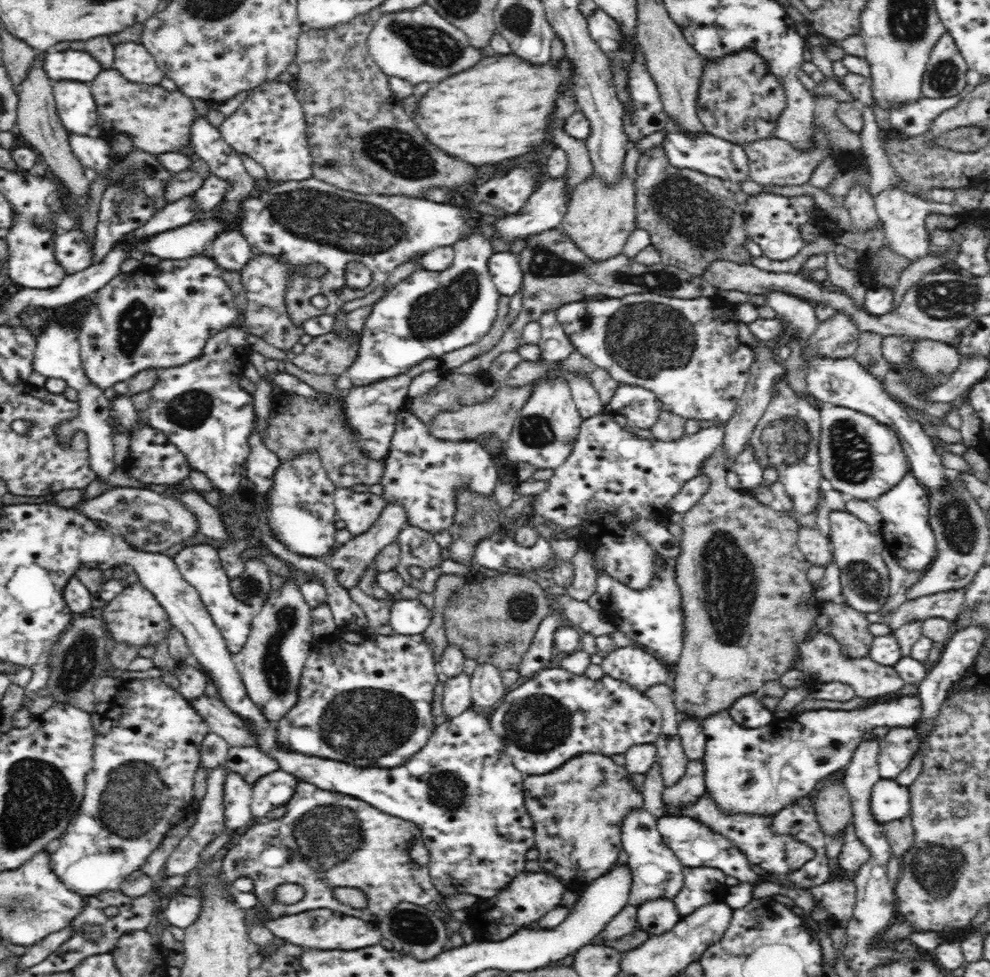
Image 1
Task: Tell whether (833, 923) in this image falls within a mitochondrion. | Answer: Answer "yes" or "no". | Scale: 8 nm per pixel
no

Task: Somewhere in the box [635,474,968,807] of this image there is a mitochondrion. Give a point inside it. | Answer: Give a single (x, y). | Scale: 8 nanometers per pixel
(730, 579)

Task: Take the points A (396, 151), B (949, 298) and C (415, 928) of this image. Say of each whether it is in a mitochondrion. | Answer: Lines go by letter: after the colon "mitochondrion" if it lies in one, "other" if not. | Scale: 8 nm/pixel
A: mitochondrion
B: mitochondrion
C: mitochondrion

